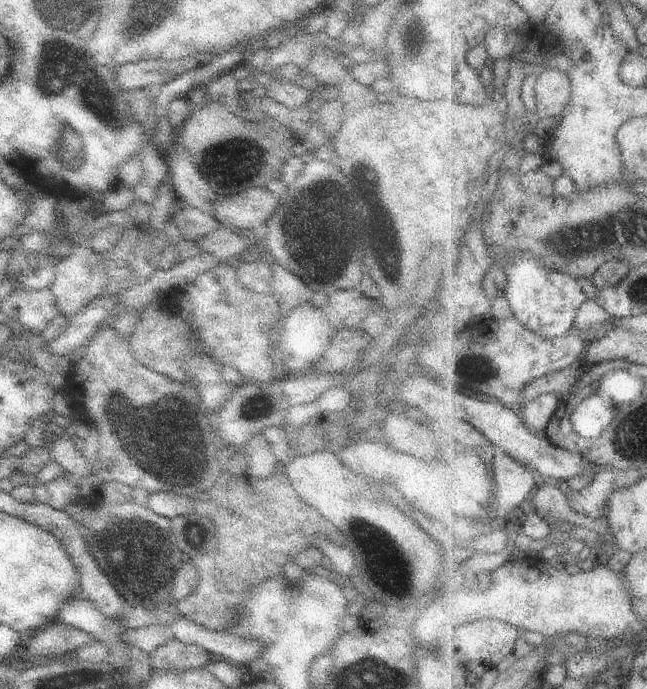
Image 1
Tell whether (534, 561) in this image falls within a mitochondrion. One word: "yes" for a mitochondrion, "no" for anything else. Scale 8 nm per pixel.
no

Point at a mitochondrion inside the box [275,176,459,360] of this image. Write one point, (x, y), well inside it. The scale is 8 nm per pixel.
(325, 230)

